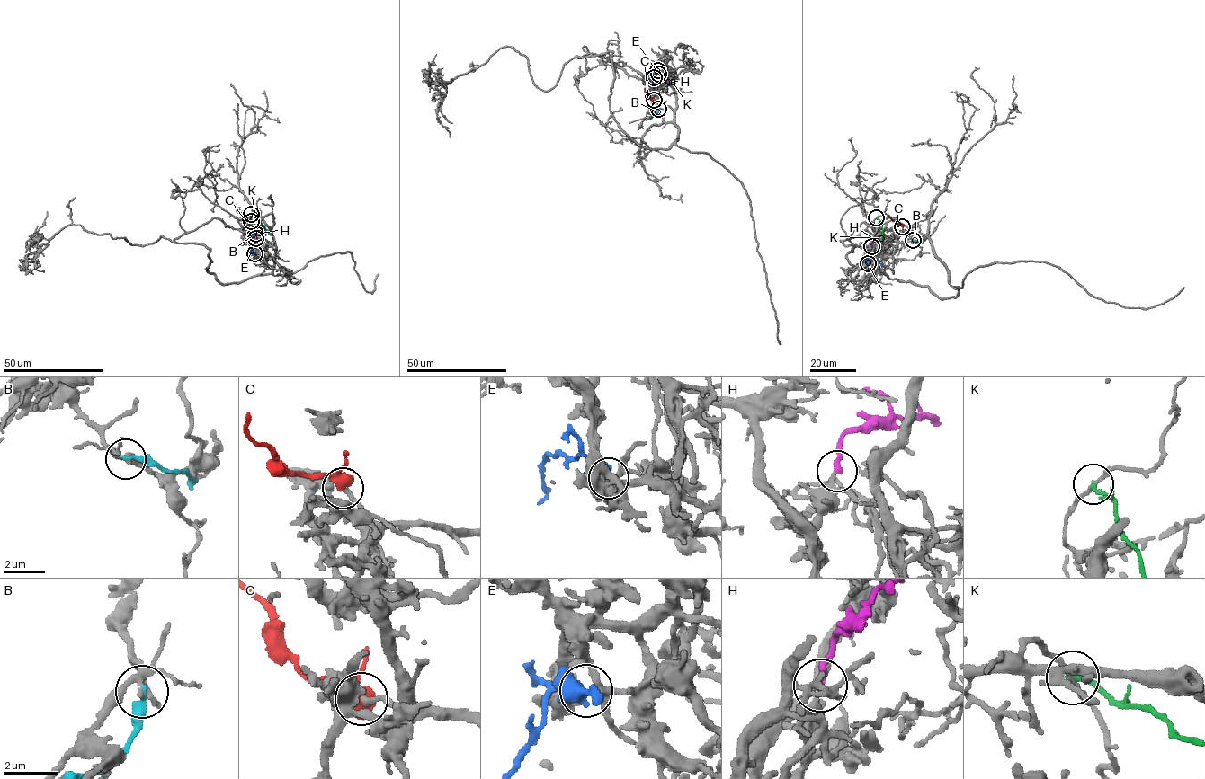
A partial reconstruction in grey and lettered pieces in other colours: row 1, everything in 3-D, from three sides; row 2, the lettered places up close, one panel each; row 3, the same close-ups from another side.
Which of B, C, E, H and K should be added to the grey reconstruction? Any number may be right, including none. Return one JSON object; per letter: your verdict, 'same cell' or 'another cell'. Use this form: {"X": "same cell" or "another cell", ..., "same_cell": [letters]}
{"B": "another cell", "C": "same cell", "E": "same cell", "H": "same cell", "K": "another cell", "same_cell": ["C", "E", "H"]}

